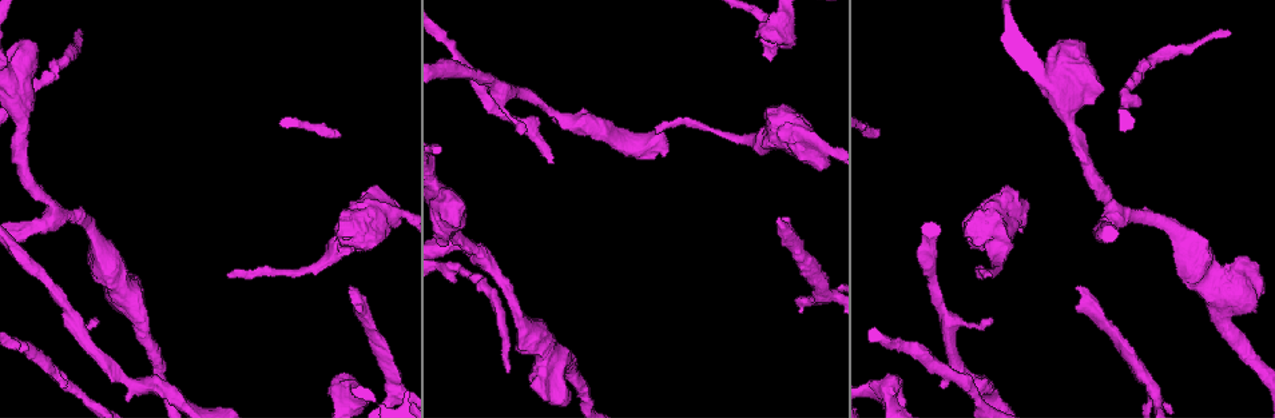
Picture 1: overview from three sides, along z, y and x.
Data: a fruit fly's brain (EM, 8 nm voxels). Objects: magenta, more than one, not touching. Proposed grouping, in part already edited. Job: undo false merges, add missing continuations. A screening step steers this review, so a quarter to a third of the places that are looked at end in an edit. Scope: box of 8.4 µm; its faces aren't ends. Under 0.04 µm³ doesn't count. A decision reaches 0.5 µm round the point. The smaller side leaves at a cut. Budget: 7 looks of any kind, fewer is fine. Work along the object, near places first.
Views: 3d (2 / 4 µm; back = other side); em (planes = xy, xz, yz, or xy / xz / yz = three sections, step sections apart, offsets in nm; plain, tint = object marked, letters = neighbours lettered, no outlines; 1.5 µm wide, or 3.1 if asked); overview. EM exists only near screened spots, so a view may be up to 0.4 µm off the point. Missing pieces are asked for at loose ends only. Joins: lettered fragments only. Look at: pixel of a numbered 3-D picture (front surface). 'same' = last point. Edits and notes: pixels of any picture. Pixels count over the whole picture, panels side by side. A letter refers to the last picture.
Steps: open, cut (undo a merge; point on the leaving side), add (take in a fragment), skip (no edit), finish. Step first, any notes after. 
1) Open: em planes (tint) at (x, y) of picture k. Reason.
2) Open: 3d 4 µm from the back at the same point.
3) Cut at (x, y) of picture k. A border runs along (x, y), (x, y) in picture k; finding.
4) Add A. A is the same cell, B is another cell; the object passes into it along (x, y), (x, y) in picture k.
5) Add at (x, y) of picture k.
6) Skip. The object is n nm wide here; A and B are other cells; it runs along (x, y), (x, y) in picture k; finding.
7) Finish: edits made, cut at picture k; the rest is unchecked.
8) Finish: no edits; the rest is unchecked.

Open: em planes (letters) at (352, 289) of picture 1. Branch stops here.

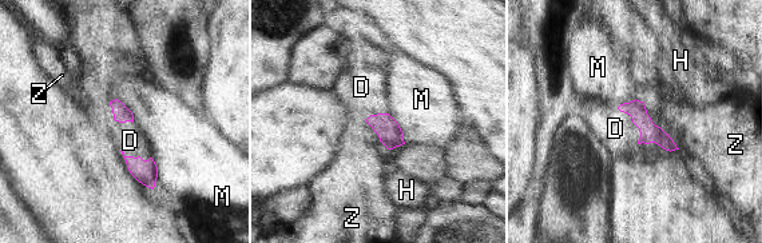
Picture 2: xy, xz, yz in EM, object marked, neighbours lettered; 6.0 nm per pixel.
Add D. The longest contact is with Z, 360 nm; D is the same cell, H, M and Z are other cells; the object passes into it along (650, 132), (632, 122), (615, 128) in picture 2; it goes on there.

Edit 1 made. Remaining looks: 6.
Open: overview. Redraw.

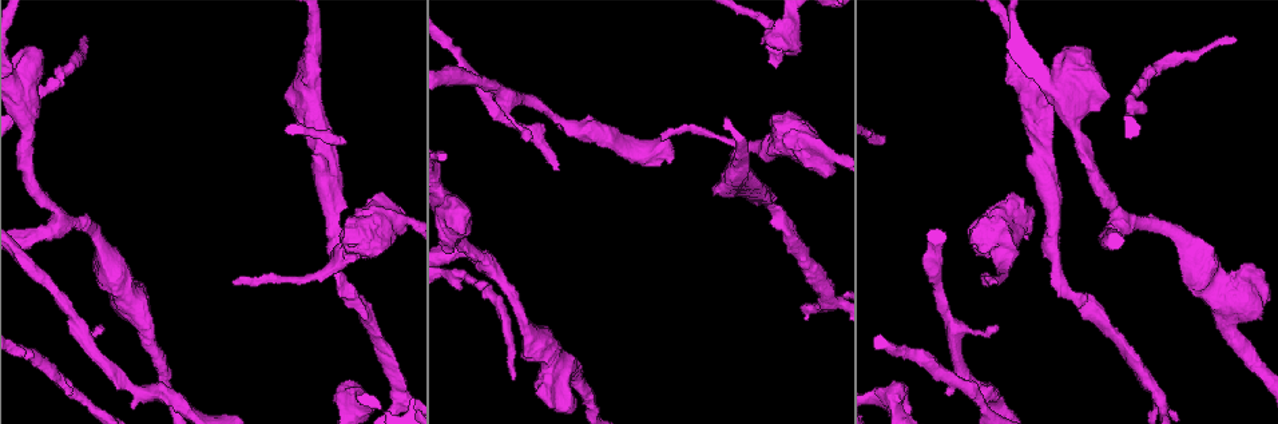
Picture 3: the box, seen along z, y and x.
Open: 3d 2 µm at (660, 140) of picture 3. Long arm stops here.

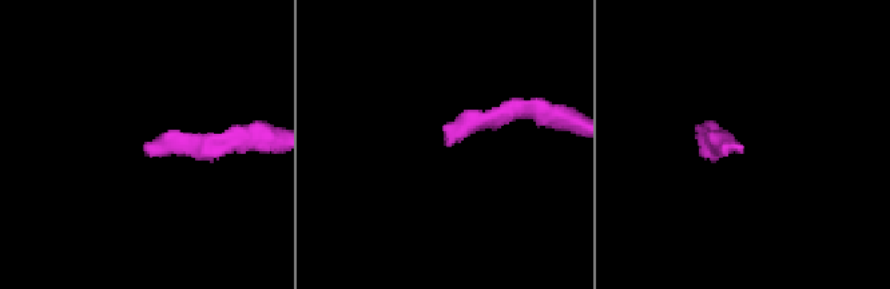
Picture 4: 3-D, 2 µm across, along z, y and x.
Open: em planes (plain) at (445, 142) of picture 4. Shape alone is not enough.

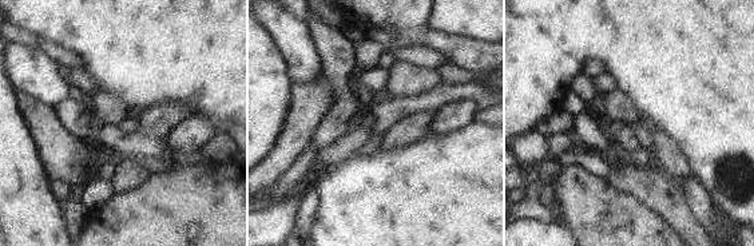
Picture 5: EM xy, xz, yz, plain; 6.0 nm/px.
Open: em planes (letters) at the same point. What lies round it.

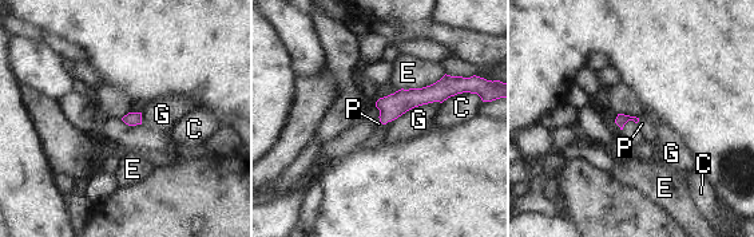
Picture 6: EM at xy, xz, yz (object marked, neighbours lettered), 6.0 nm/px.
Add P. The longest contact is with G, 320 nm; P is the same cell, C, E and G are other cells; it goes on there.

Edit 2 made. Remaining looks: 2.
Finish: edits made, add at picture 2, add at picture 6; the rest is unchecked.

